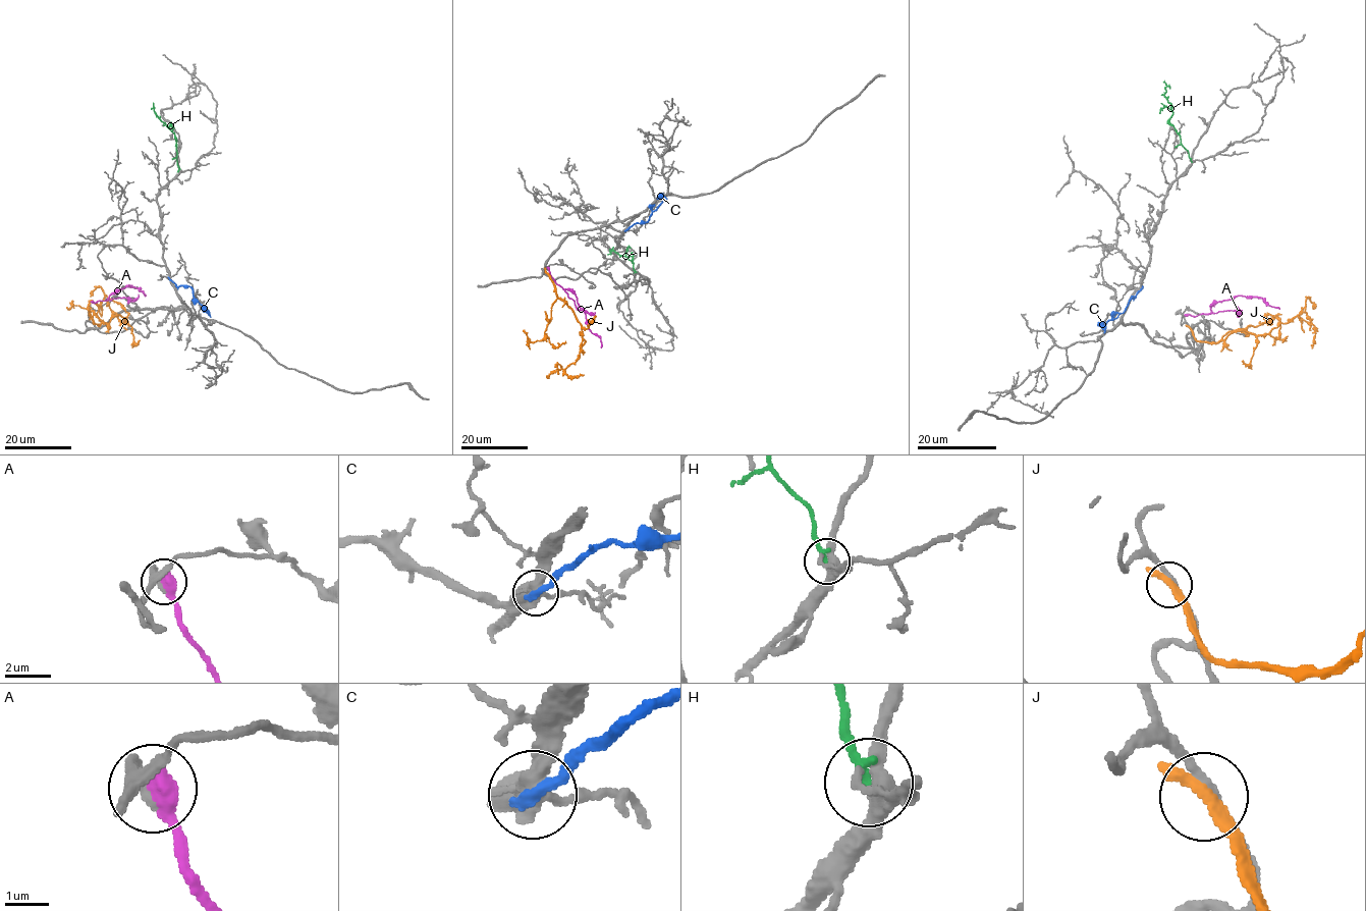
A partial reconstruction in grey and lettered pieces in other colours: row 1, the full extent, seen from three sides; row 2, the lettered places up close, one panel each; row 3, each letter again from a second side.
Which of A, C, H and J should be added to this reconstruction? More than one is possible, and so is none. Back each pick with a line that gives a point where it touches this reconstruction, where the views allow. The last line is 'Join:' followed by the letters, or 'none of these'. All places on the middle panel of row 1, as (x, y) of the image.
A: Touches grey at (547, 268)
Join: A

